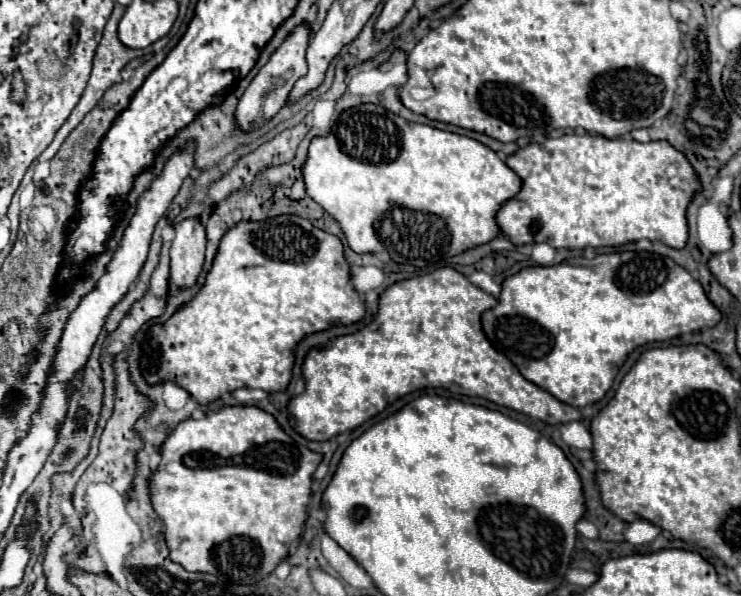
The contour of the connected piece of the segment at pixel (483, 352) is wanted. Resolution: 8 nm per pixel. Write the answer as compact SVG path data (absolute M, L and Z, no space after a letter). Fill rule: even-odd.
M437 268L431 274L391 284L381 292L377 314L365 328L347 336L337 336L329 340L327 346L307 352L301 366L305 390L293 396L287 404L287 414L293 430L297 430L297 434L307 440L331 440L341 432L349 432L361 426L397 398L421 388L445 388L463 396L481 396L499 406L523 412L547 424L581 420L577 408L567 406L557 398L551 398L551 394L547 394L543 388L527 382L519 374L519 370L515 370L515 366L511 366L511 362L507 362L507 358L503 358L503 354L499 354L487 342L479 326L479 318L483 310L493 308L495 302L497 300L491 294L473 286L461 272L453 268Z

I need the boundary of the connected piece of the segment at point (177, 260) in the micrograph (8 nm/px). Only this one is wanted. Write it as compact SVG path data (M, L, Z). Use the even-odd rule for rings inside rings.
M185 218L173 224L171 282L179 288L193 286L205 258L205 226L199 218Z

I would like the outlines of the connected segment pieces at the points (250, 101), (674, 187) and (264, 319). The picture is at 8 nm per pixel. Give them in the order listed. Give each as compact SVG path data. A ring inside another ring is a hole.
M301 22L299 26L295 26L287 38L281 42L281 46L269 56L267 64L257 72L257 76L251 80L249 88L245 90L245 94L239 100L237 106L237 122L243 130L249 128L257 128L261 124L265 124L271 116L275 116L281 106L287 102L287 96L293 88L293 84L307 72L307 62L305 62L305 50L309 46L311 40L311 26L307 22Z
M571 132L559 138L547 138L543 144L531 142L511 154L505 164L521 178L521 192L497 210L495 220L515 246L547 242L553 248L599 248L647 238L671 248L683 248L687 242L685 210L691 196L701 190L701 184L687 158L669 142L651 140L641 144L631 138L609 140L605 136Z
M283 214L261 222L241 220L223 234L199 294L177 308L165 324L153 324L145 330L139 368L149 386L171 380L187 390L199 404L209 404L245 386L279 392L285 390L291 380L293 350L303 336L335 324L353 324L363 316L365 306L349 284L349 264L337 236L315 228L309 220L295 214Z

